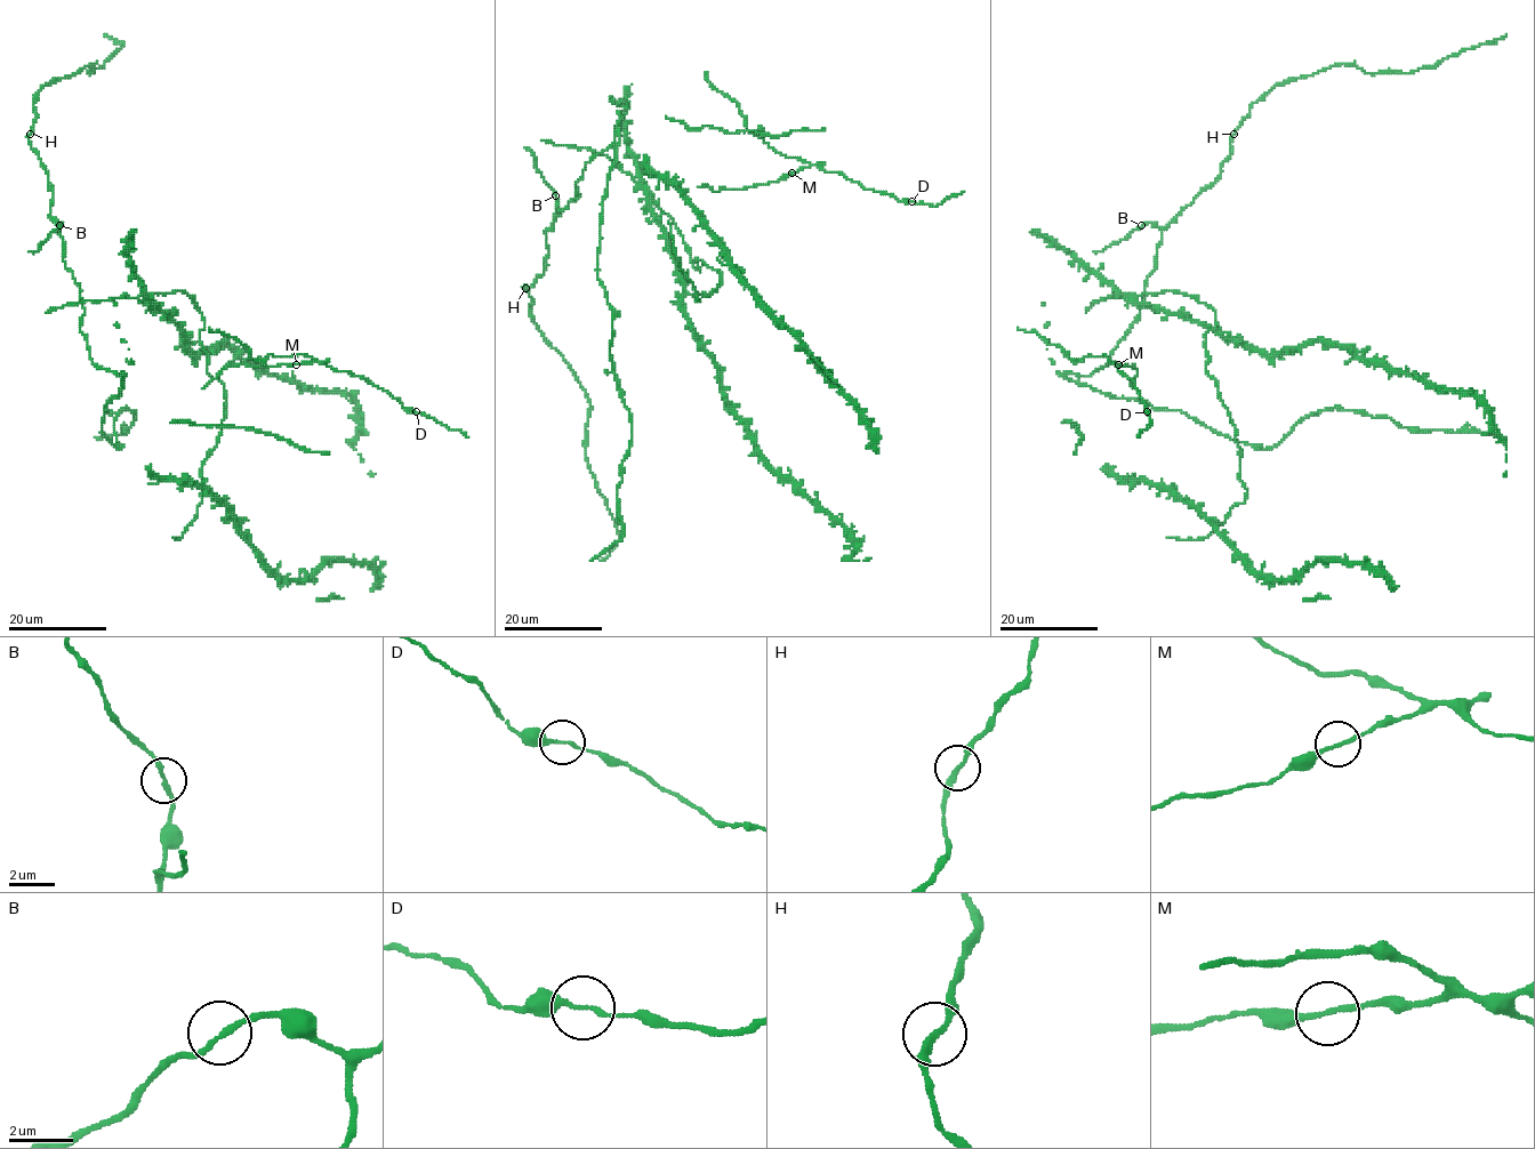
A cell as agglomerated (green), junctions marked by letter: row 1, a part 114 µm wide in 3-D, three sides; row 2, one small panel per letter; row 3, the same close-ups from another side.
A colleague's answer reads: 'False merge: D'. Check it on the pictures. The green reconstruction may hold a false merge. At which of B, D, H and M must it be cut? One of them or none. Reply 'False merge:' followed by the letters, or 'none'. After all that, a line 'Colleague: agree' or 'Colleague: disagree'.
False merge: none
Colleague: disagree

